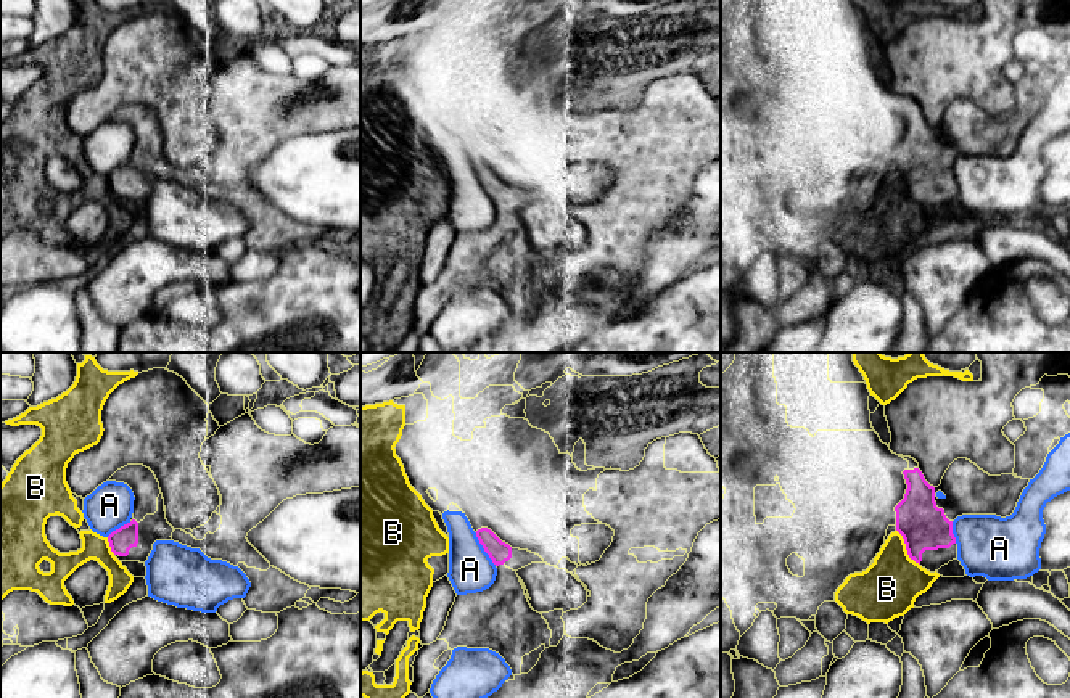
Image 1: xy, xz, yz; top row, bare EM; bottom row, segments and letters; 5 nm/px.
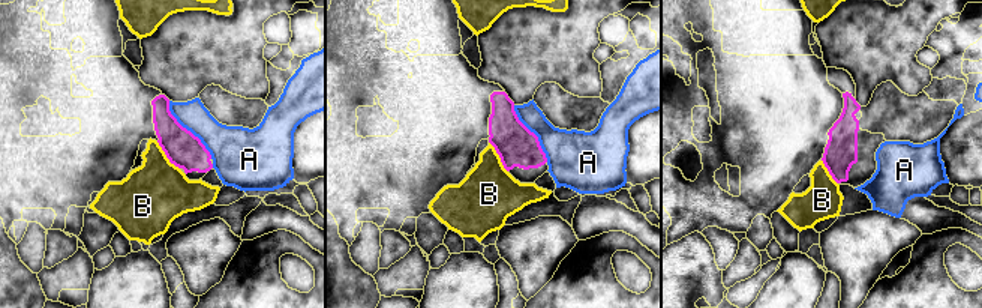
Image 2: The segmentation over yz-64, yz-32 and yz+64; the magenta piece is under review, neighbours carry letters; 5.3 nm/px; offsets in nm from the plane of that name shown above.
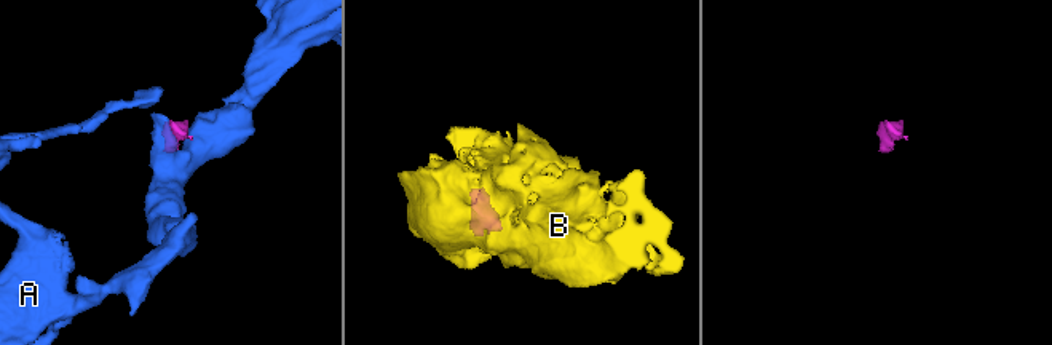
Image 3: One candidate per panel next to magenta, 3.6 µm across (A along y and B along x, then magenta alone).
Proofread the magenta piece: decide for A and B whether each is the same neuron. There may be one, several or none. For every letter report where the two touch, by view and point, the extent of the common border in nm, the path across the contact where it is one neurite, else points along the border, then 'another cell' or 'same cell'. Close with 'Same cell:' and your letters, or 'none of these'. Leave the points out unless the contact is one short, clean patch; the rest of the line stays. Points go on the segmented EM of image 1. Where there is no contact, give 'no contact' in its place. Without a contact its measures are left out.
A: xz (483, 547) | 200 nm | along xz (475, 533), (483, 550), (496, 565) | another cell
B: yz (906, 549) | 220 nm | another cell
Same cell: none of these

